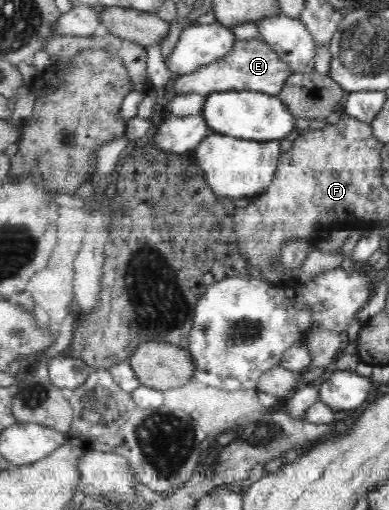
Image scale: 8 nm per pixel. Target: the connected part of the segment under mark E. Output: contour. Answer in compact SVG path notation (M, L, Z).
M261 34L251 40L235 41L227 55L203 66L192 73L178 76L170 91L163 92L162 100L173 95L183 95L183 93L199 93L207 96L213 91L221 93L228 90L249 90L277 96L282 92L283 85L286 85L294 75L292 66L280 57Z

